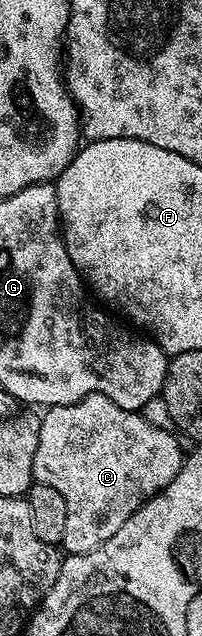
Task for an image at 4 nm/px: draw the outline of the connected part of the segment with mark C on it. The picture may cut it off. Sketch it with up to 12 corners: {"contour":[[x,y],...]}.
{"contour":[[102,394],[40,416],[65,553],[114,538],[185,449]]}

